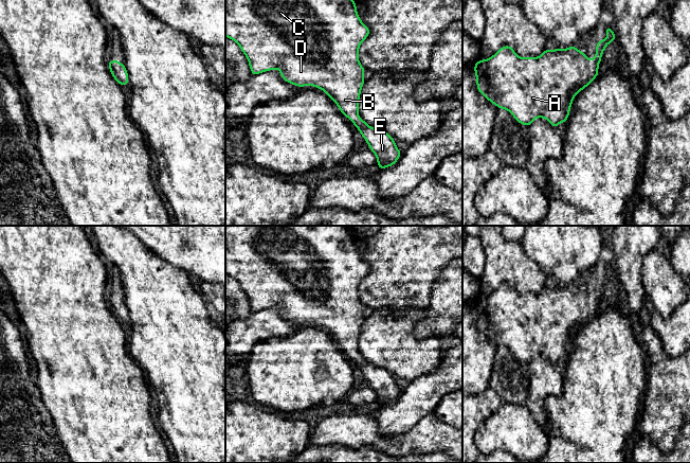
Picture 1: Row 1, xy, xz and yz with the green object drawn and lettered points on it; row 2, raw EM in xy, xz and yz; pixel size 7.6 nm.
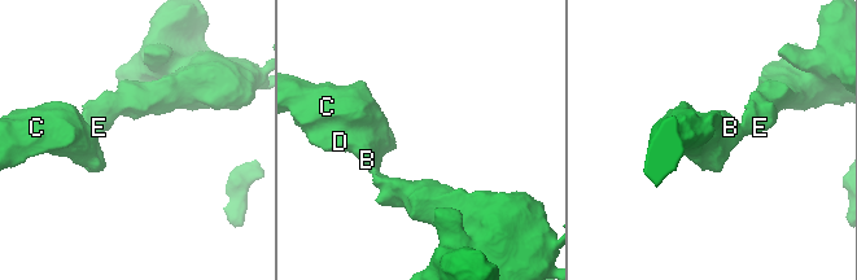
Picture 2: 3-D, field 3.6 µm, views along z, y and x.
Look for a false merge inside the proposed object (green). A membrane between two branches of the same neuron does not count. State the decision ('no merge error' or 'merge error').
no merge error

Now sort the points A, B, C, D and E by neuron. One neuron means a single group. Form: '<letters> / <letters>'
A B C D E

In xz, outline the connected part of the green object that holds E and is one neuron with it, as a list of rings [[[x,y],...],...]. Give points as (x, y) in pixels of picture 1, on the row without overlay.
[[[225,226],[225,273],[239,283],[248,296],[251,311],[257,313],[266,308],[279,306],[282,316],[289,321],[293,321],[296,324],[314,323],[315,325],[322,326],[335,340],[343,353],[348,355],[358,366],[368,381],[369,387],[377,394],[378,407],[383,407],[393,404],[401,394],[402,390],[389,371],[369,363],[363,356],[359,355],[359,337],[365,320],[364,309],[366,307],[359,299],[359,285],[368,274],[369,270],[369,265],[361,259],[358,252],[356,238],[348,233],[345,226]]]

